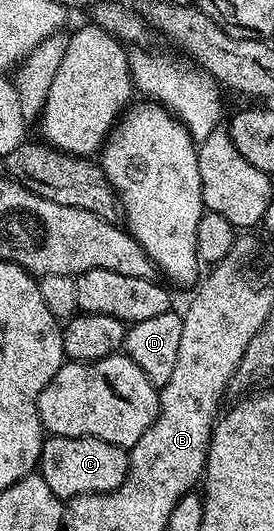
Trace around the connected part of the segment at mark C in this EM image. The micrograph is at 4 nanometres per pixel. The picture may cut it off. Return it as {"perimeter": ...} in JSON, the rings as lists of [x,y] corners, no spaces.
{"perimeter":[[[55,435],[46,438],[41,450],[39,473],[47,485],[51,485],[51,493],[63,501],[68,501],[80,495],[105,495],[109,491],[115,491],[123,485],[123,481],[129,472],[129,452],[119,445],[111,445],[107,441],[99,441],[95,437],[63,437]]]}

